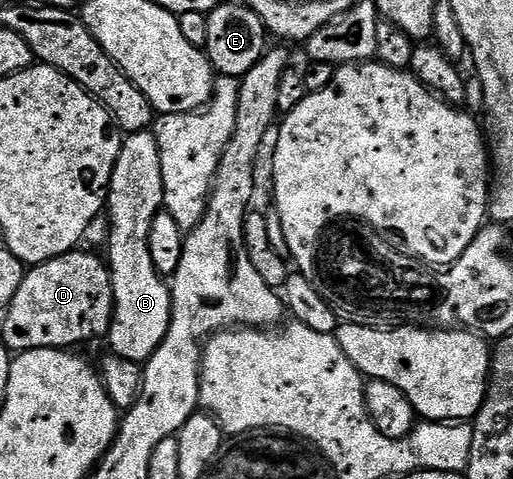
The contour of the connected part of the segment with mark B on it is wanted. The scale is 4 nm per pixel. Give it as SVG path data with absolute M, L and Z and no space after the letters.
M152 130L124 138L108 189L107 216L111 219L107 259L114 285L115 315L108 333L114 352L122 352L123 341L139 341L138 353L149 357L160 346L172 319L172 288L156 267L151 247L153 219L162 210L164 177L158 136Z

